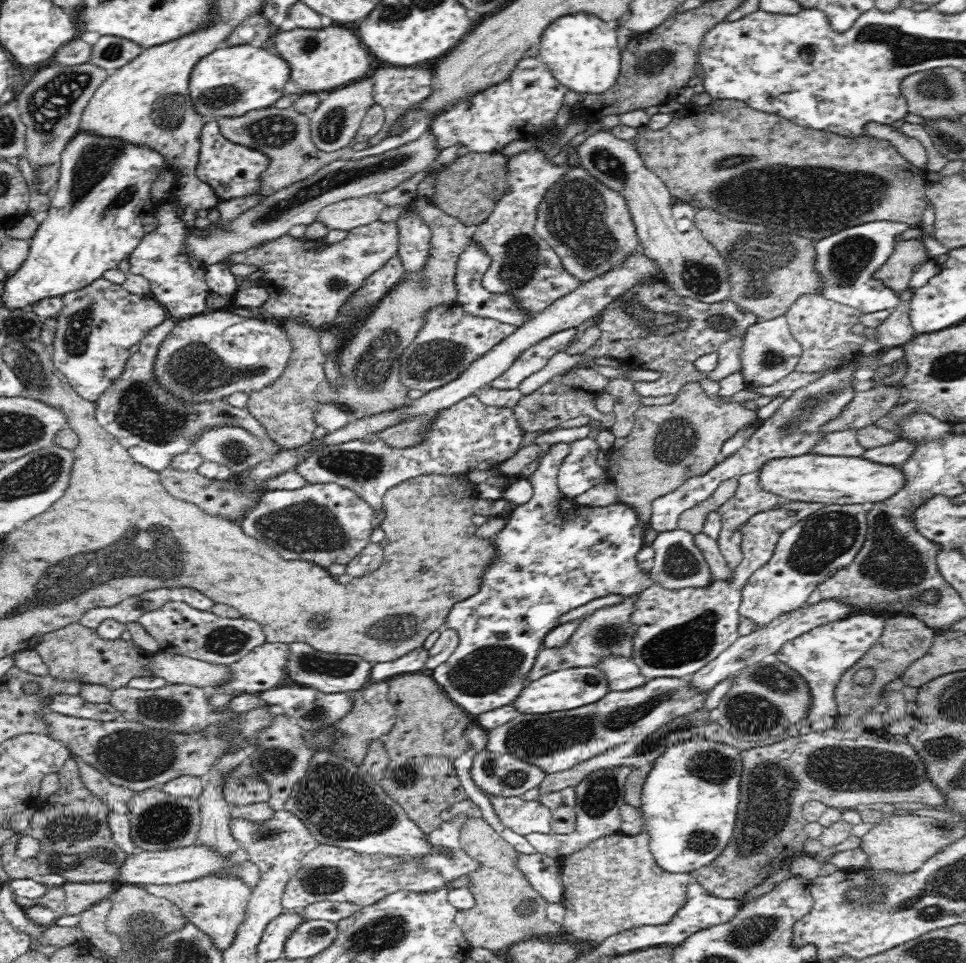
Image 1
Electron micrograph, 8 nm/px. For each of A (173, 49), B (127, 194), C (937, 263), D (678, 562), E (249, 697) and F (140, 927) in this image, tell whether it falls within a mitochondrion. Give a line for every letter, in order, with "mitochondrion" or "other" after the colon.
A: other
B: mitochondrion
C: other
D: mitochondrion
E: other
F: mitochondrion

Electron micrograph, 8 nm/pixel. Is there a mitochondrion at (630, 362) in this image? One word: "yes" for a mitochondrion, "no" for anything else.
no

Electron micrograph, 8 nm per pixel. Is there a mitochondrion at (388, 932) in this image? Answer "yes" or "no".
yes

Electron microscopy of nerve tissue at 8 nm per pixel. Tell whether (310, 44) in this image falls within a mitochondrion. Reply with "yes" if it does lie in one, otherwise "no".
yes

